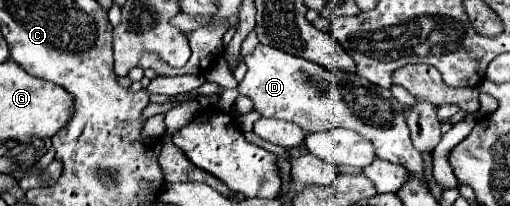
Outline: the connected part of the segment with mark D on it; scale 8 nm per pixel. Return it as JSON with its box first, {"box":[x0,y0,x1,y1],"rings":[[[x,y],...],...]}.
{"box":[238,45,424,179],"rings":[[[258,45],[244,57],[244,63],[248,65],[248,73],[238,83],[240,95],[250,97],[254,101],[254,109],[262,117],[292,121],[306,133],[328,131],[336,127],[354,129],[374,145],[374,153],[380,159],[398,163],[412,175],[424,179],[422,155],[410,141],[406,111],[388,89],[370,85],[370,81],[358,73],[322,69],[322,65],[288,55],[270,45]]]}

